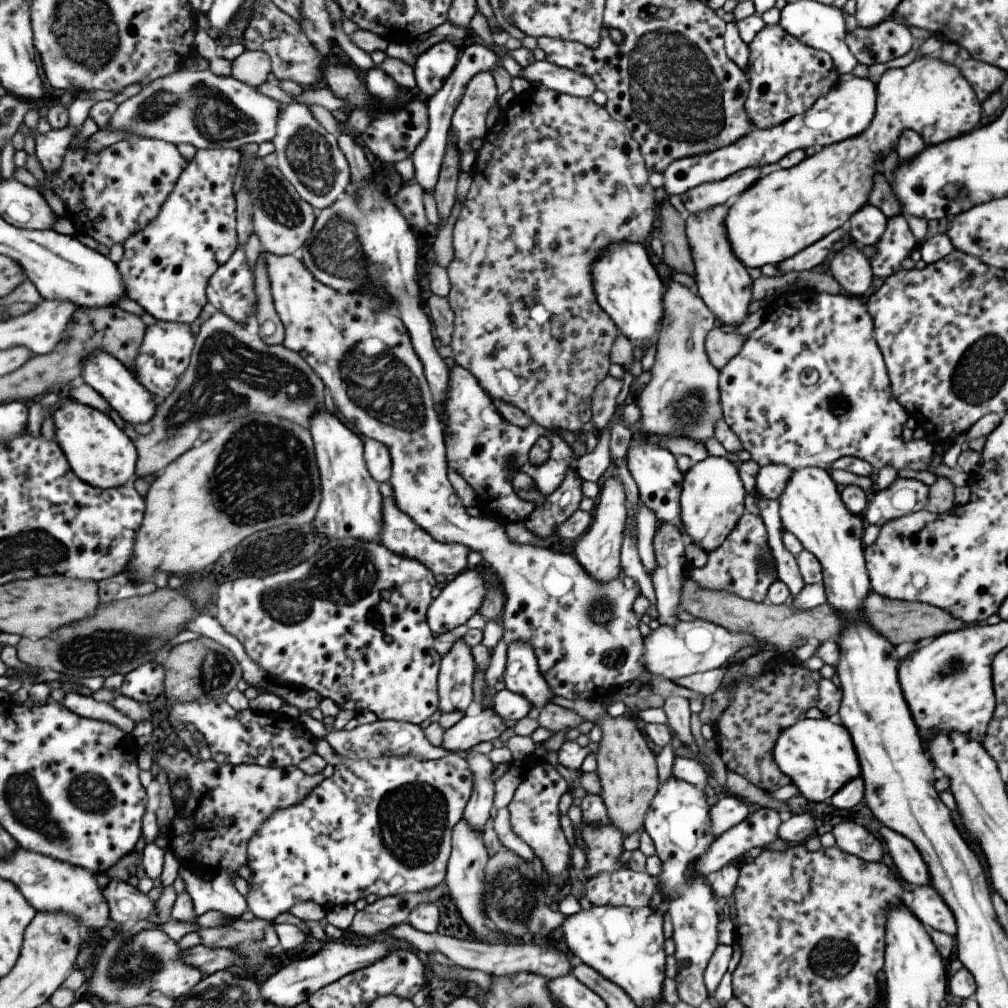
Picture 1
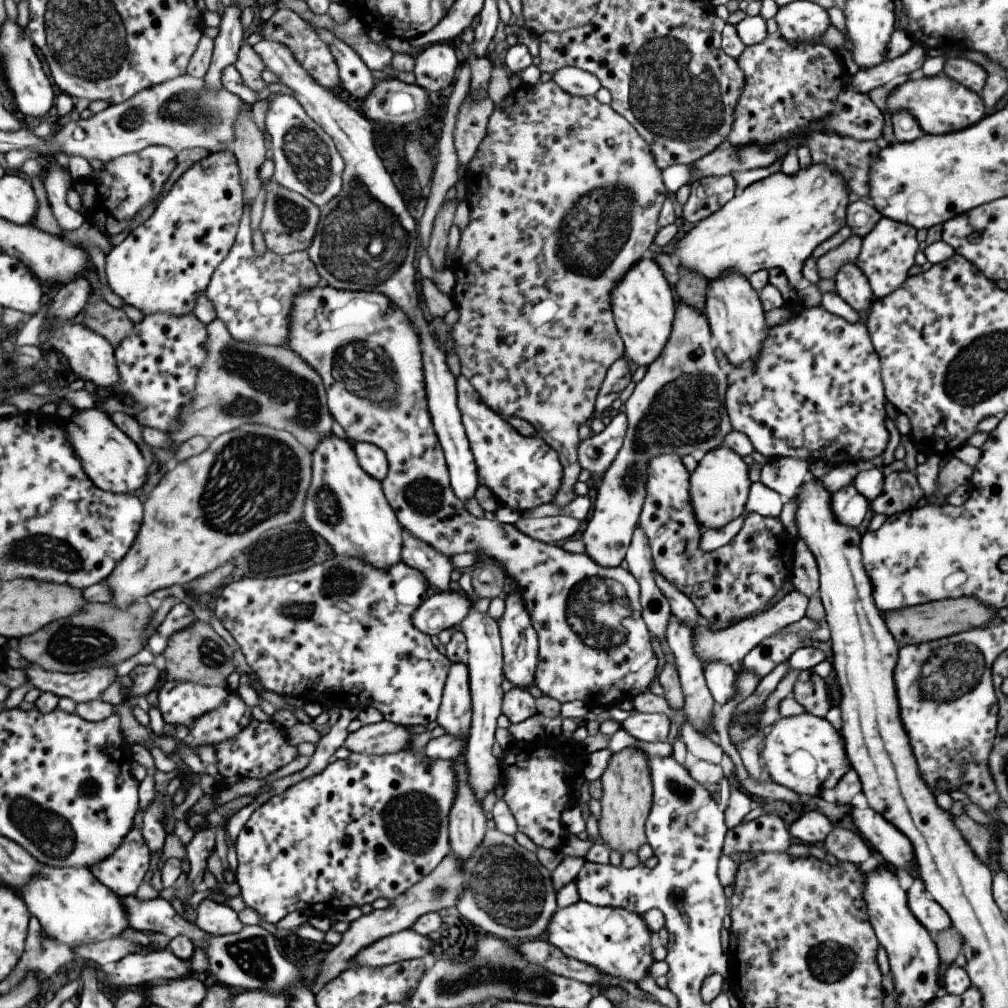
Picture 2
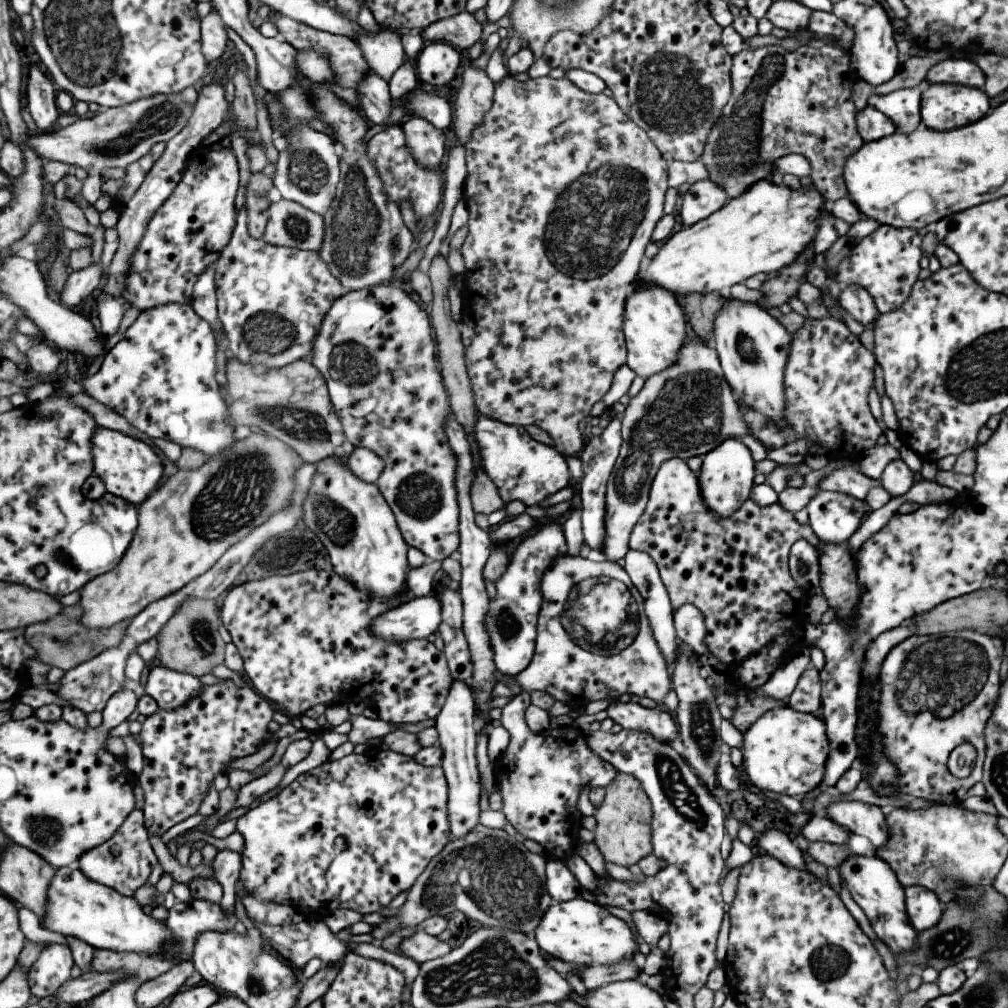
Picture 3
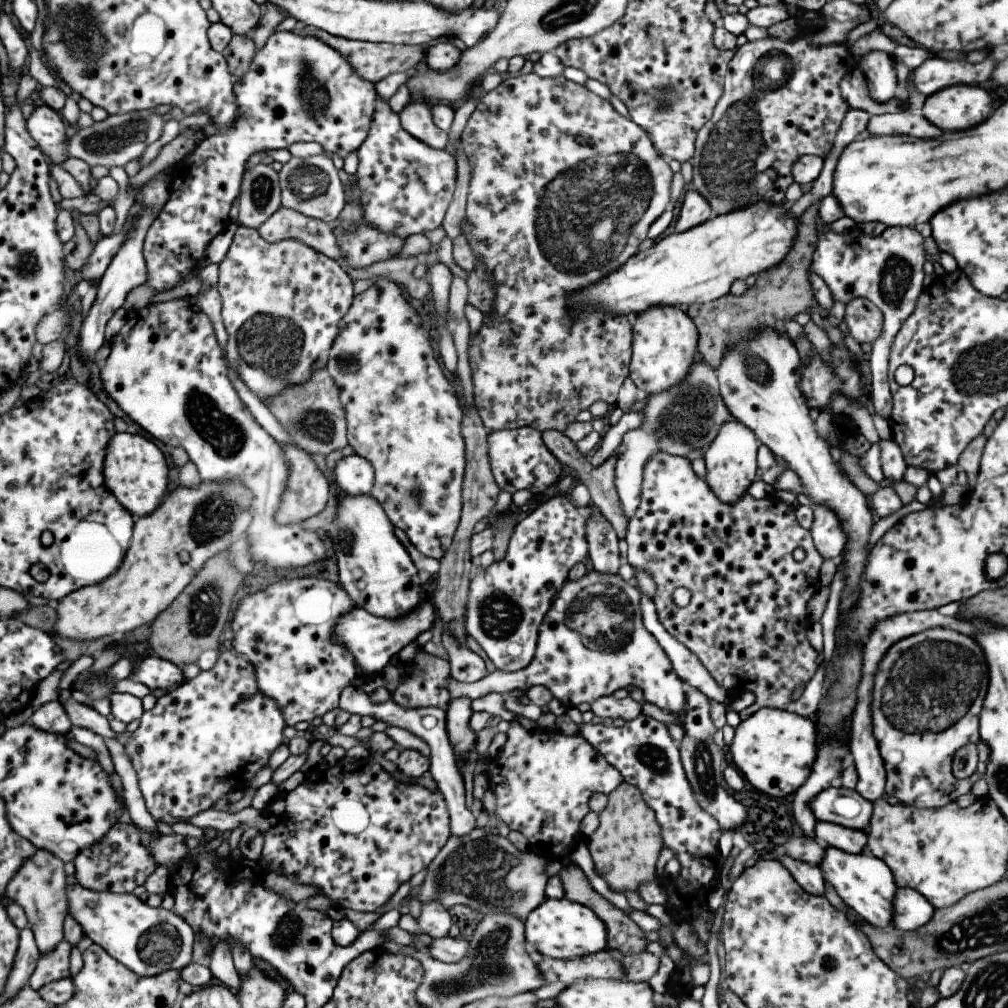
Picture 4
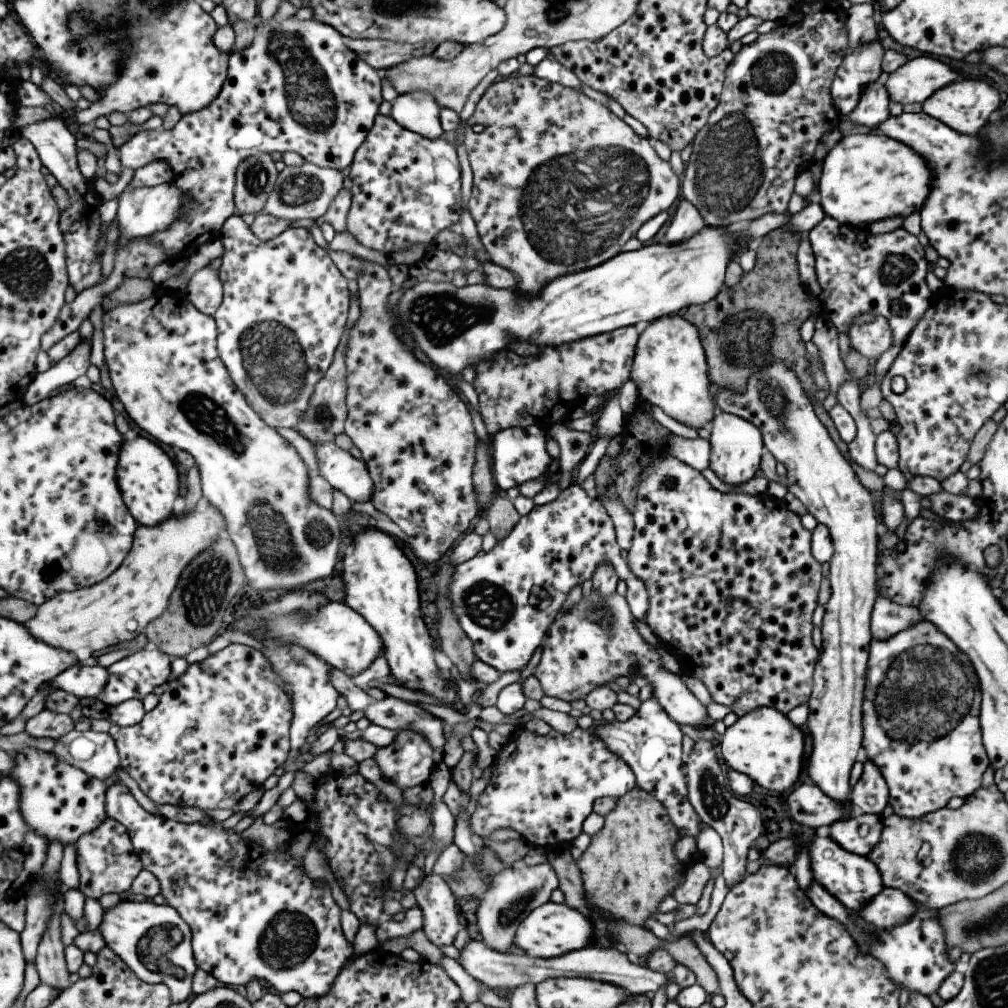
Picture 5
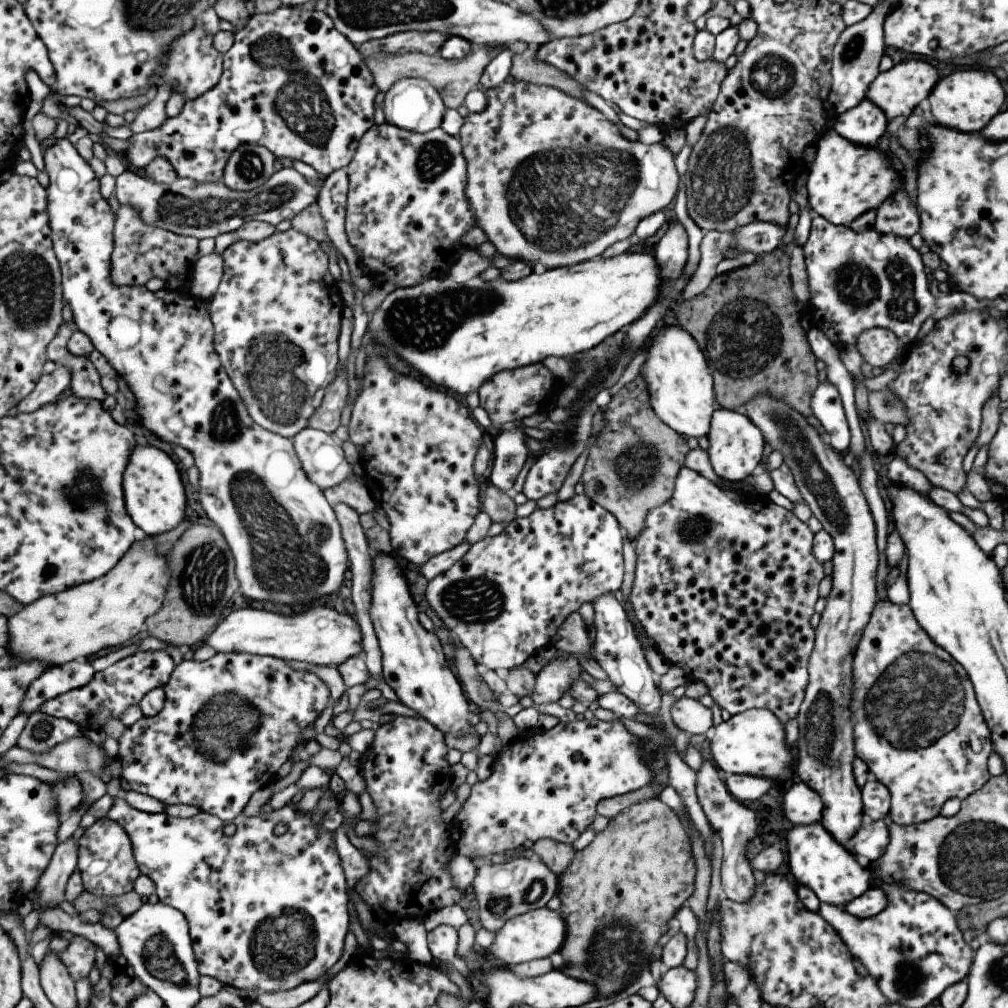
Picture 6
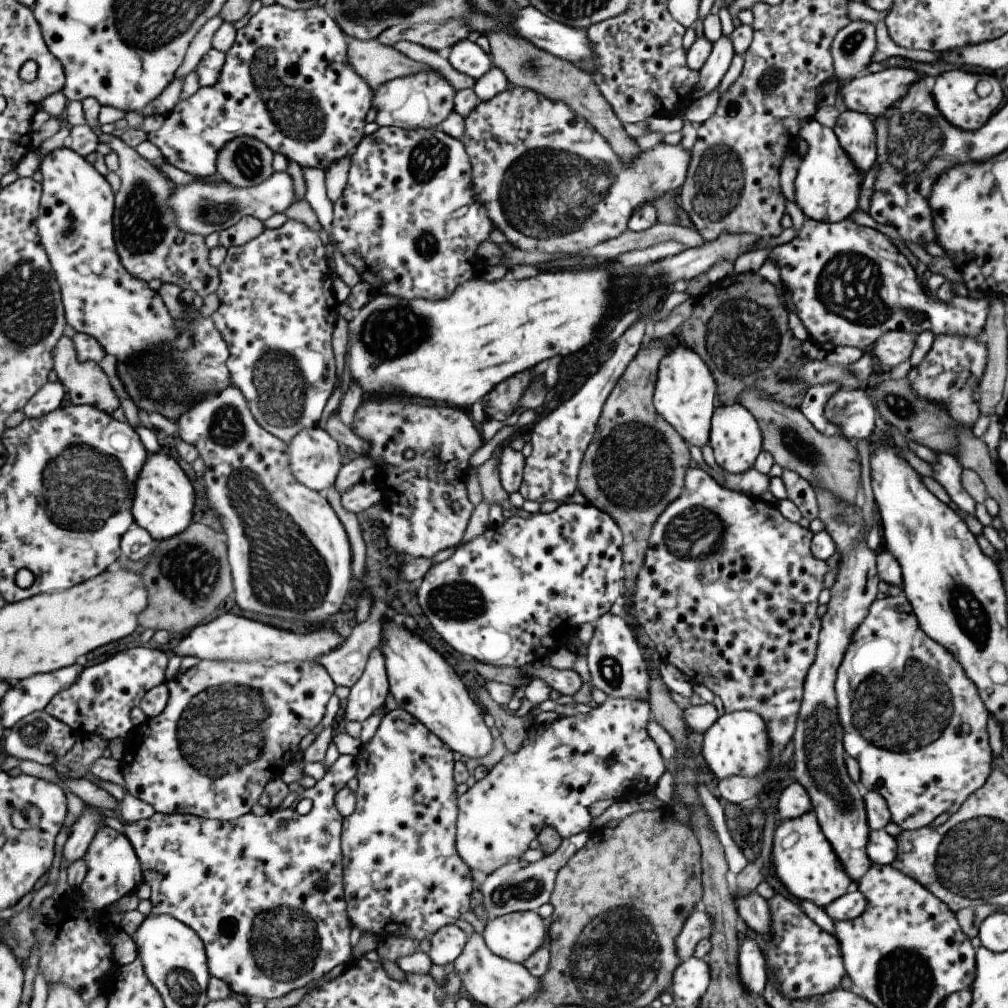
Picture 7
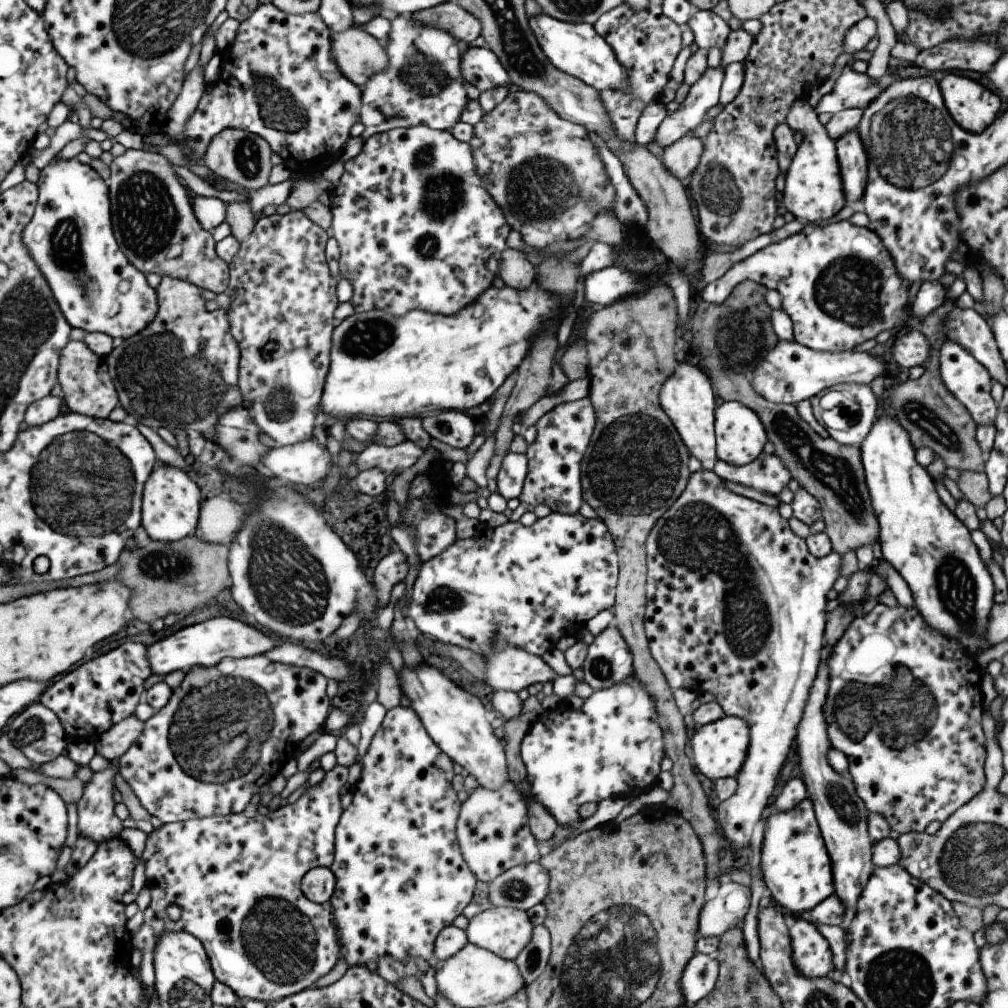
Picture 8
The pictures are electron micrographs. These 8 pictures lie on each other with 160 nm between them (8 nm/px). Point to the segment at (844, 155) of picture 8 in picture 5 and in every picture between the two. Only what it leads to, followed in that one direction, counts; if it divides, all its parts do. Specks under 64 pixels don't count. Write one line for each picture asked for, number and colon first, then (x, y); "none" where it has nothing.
5: (871, 109)
6: (864, 124)
7: (855, 132)

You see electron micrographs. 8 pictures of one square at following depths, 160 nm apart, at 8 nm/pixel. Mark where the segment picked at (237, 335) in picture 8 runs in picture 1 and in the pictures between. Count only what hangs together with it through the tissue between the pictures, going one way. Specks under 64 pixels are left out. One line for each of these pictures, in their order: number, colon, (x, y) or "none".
1: (230, 289)
2: (251, 294)
3: (270, 300)
4: (280, 303)
5: (284, 303)
6: (275, 314)
7: (277, 308)

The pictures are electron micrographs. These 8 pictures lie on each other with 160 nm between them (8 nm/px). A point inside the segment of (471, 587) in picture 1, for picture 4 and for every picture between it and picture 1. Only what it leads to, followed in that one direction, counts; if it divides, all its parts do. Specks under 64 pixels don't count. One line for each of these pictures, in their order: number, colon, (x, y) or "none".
2: (443, 610)
3: (420, 616)
4: (371, 641)

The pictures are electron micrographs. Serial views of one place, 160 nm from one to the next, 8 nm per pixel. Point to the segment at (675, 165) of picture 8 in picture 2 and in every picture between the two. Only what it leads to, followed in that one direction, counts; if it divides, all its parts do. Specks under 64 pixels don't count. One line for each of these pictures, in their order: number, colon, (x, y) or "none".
2: (577, 175)
3: (545, 149)
4: (534, 363)
5: (520, 125)
6: (534, 155)
7: (548, 180)

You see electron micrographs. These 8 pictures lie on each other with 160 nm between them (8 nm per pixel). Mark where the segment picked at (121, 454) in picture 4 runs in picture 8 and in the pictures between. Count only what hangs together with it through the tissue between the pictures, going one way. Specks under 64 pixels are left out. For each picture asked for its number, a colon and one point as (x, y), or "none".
5: (147, 481)
6: (154, 498)
7: (163, 499)
8: (169, 506)

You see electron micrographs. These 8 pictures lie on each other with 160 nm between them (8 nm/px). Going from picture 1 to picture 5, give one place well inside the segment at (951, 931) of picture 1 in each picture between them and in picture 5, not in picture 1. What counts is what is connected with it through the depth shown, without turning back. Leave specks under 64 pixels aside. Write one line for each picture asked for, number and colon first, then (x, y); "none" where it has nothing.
2: (928, 913)
3: (923, 908)
4: (909, 910)
5: (891, 907)

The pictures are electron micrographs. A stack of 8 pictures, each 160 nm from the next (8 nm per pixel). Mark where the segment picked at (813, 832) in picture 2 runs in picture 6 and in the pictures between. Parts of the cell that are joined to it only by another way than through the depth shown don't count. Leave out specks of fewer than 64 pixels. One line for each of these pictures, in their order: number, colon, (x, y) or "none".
3: (821, 829)
4: (850, 841)
5: (857, 834)
6: (871, 837)

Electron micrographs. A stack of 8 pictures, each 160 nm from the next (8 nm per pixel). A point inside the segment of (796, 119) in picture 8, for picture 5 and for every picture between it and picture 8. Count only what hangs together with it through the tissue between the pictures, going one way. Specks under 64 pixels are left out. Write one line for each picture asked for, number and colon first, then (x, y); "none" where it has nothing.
5: (866, 177)
6: (844, 180)
7: (826, 187)

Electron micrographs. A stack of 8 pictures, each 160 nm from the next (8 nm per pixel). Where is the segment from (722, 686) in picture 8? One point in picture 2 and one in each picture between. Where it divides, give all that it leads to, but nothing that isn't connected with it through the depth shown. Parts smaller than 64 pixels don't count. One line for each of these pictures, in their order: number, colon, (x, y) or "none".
2: (736, 579)
3: (734, 570)
4: (746, 621)
5: (731, 581)
6: (724, 583)
7: (739, 618)

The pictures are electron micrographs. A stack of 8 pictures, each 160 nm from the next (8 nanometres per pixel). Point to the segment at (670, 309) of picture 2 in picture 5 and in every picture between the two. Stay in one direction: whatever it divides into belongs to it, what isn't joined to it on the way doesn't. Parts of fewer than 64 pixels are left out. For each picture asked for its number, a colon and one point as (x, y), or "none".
3: (653, 325)
4: (664, 345)
5: (668, 368)

